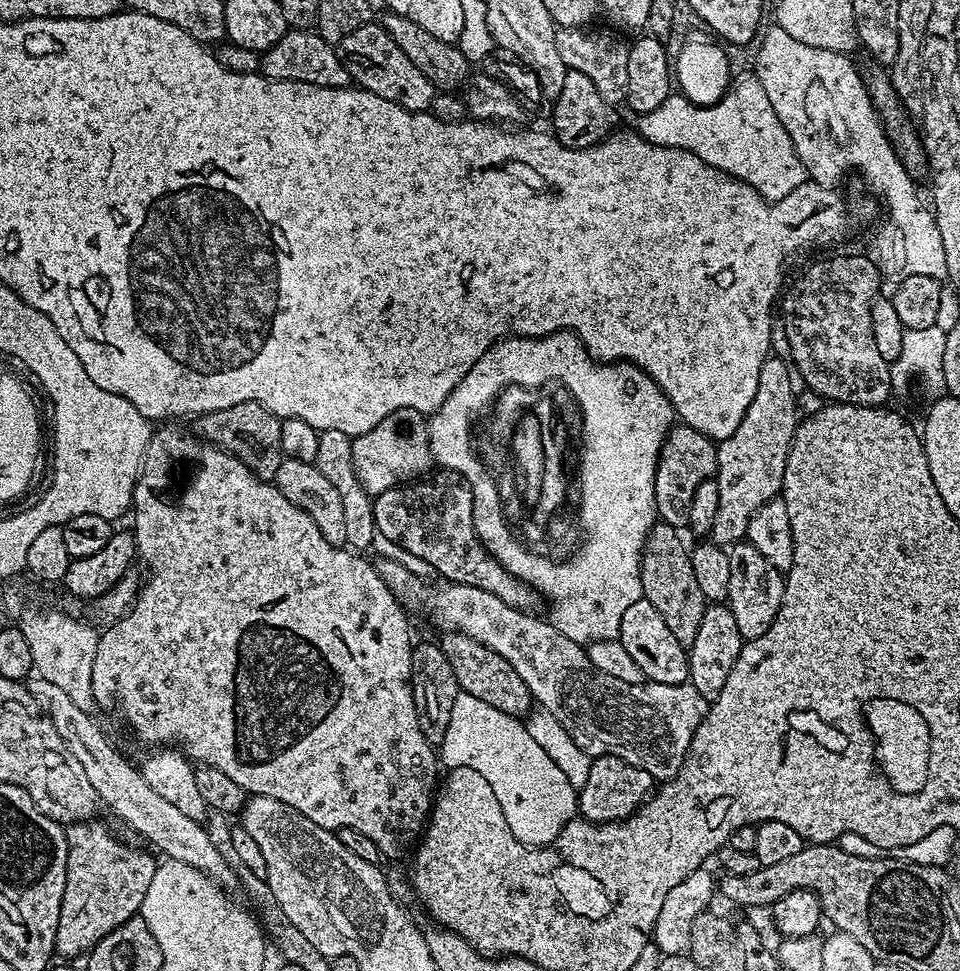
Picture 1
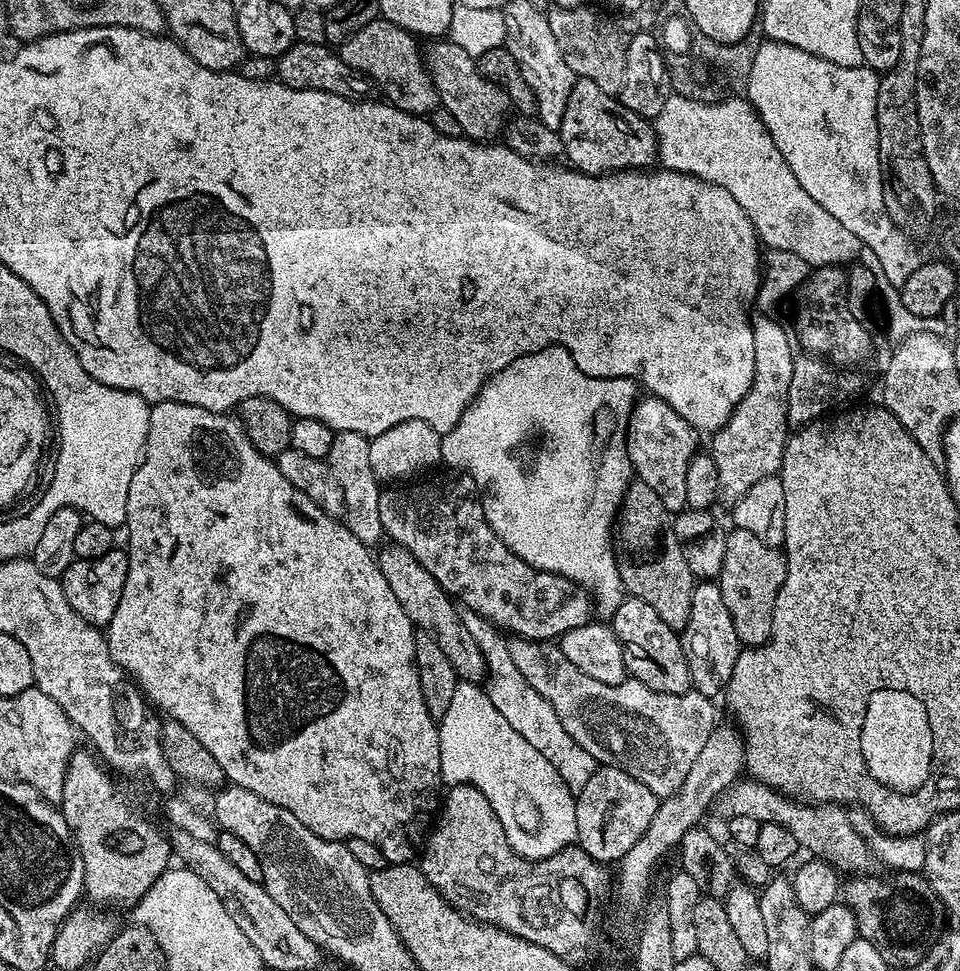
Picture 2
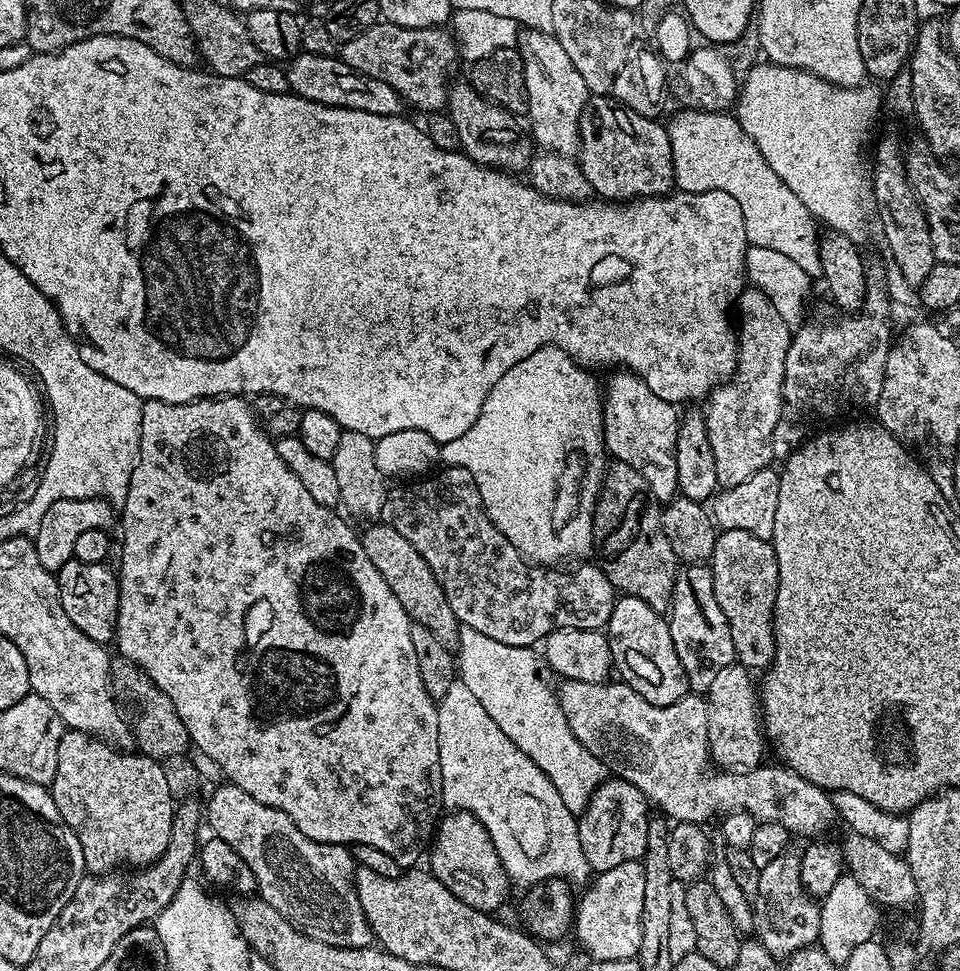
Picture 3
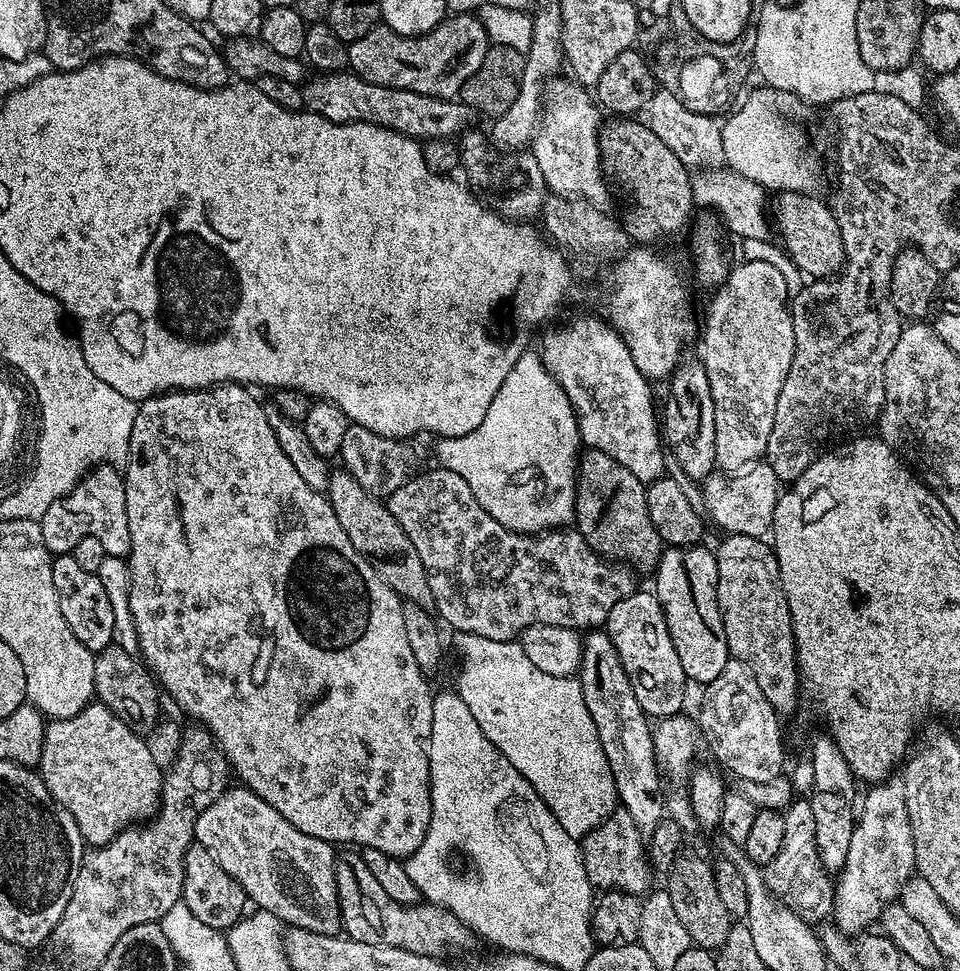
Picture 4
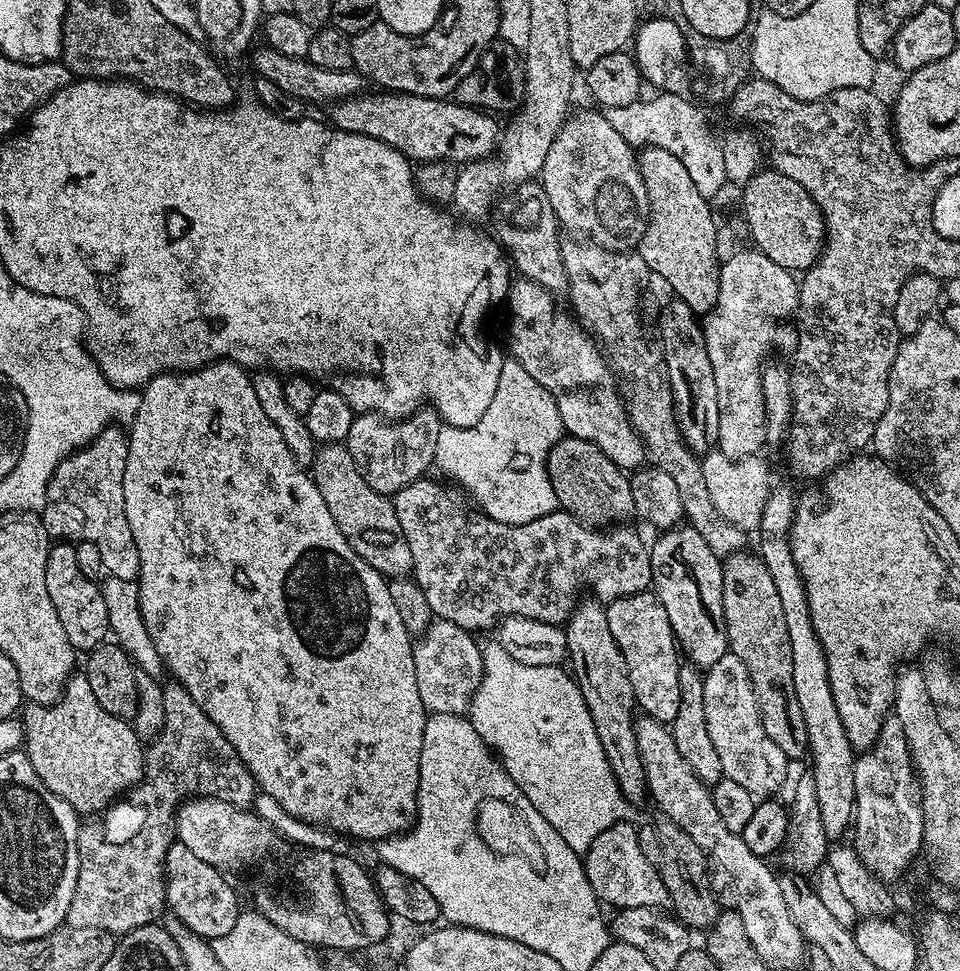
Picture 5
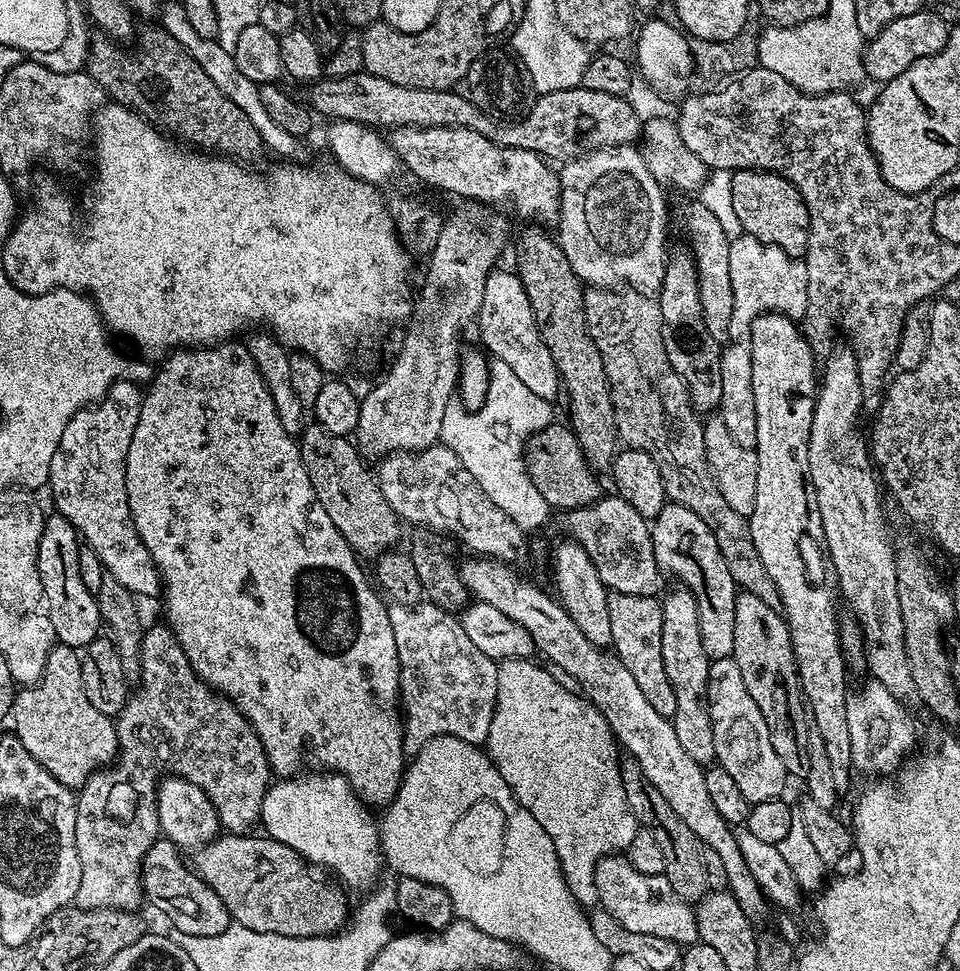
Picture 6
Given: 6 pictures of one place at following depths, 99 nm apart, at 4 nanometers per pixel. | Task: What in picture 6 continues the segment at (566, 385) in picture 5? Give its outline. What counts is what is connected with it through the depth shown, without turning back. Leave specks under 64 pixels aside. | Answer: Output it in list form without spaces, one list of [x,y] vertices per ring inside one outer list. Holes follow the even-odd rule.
[[[493,270],[486,278],[481,309],[474,321],[480,327],[480,340],[488,347],[489,357],[506,362],[514,374],[518,374],[525,386],[538,398],[552,402],[562,392],[560,372],[554,366],[552,355],[536,325],[536,316],[528,301],[524,284],[515,271]]]

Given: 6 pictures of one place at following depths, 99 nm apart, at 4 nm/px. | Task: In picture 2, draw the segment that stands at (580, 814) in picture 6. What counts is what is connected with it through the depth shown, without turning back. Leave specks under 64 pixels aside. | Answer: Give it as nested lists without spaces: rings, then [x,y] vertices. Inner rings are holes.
[[[464,608],[459,613],[463,626],[470,631],[470,636],[483,652],[488,675],[486,691],[494,710],[498,710],[498,714],[502,714],[502,718],[506,718],[506,722],[510,722],[510,726],[514,726],[514,730],[518,730],[518,734],[522,734],[522,738],[526,738],[526,742],[530,742],[530,746],[534,746],[534,750],[538,750],[538,754],[542,754],[542,758],[546,758],[546,762],[550,762],[558,774],[562,774],[562,782],[566,782],[572,793],[580,792],[582,786],[590,782],[590,774],[597,770],[596,759],[586,754],[586,750],[582,750],[582,746],[578,746],[578,742],[566,734],[566,726],[558,722],[554,706],[550,706],[550,702],[546,702],[546,698],[542,698],[542,694],[538,694],[538,690],[526,682],[510,656],[507,639],[498,633],[496,626],[474,611]]]

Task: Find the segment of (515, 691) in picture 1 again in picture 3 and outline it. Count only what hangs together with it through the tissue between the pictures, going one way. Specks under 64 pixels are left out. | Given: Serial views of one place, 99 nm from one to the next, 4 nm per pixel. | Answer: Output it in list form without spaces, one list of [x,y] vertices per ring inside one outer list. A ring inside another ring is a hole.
[[[372,522],[365,528],[368,529],[362,532],[360,541],[366,550],[366,558],[370,558],[370,562],[374,562],[374,570],[386,578],[386,586],[390,586],[394,598],[402,602],[402,610],[406,610],[409,620],[426,626],[426,630],[430,630],[442,646],[456,650],[461,622],[454,610],[450,610],[450,602],[446,602],[446,594],[438,578],[434,578],[434,570],[426,566],[426,558],[422,558],[422,554],[418,554],[418,550],[414,550],[414,546],[410,546],[410,542],[406,542],[406,538],[402,538],[402,534],[398,534],[391,524]]]

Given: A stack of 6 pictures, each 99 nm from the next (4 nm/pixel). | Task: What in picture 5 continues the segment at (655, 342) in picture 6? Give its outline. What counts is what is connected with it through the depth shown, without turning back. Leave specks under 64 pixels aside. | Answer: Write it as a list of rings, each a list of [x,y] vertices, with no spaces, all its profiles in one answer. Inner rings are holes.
[[[580,238],[561,239],[560,249],[568,279],[566,296],[567,299],[572,299],[571,311],[585,329],[596,337],[611,367],[618,373],[619,383],[626,393],[628,417],[644,444],[647,459],[655,467],[666,470],[670,478],[674,478],[678,494],[682,496],[684,520],[691,528],[698,530],[698,534],[702,534],[706,546],[710,546],[716,556],[727,558],[741,551],[745,547],[745,529],[726,522],[726,518],[718,514],[714,502],[710,502],[706,481],[702,478],[700,460],[686,446],[678,430],[674,394],[668,384],[667,375],[660,369],[661,357],[657,349],[655,352],[648,345],[644,328],[640,325],[640,316],[636,313],[636,307],[640,304],[640,291],[643,290],[644,283],[650,280],[646,262],[639,251],[612,252],[616,250],[608,246],[597,246]]]

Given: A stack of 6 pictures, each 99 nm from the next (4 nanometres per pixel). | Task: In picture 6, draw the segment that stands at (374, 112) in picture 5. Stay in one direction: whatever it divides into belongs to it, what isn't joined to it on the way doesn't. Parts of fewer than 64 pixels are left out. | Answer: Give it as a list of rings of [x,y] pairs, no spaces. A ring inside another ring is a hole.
[[[393,128],[386,139],[397,161],[403,167],[405,164],[424,184],[433,184],[444,192],[453,192],[468,200],[481,200],[484,204],[508,204],[509,210],[521,216],[524,222],[552,226],[559,221],[560,177],[548,169],[549,161],[538,152],[495,144],[490,138],[482,138],[482,134],[469,128]]]

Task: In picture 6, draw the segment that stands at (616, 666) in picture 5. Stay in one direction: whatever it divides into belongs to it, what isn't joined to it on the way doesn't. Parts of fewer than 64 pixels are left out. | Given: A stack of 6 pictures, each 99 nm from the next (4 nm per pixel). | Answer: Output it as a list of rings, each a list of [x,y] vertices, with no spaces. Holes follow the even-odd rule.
[[[563,538],[556,544],[552,552],[552,576],[556,579],[555,595],[560,605],[570,614],[574,620],[574,626],[582,630],[582,634],[590,640],[596,648],[607,649],[612,643],[610,634],[610,595],[607,586],[598,578],[598,569],[594,562],[590,562],[590,554],[582,550],[578,541],[571,538]]]

